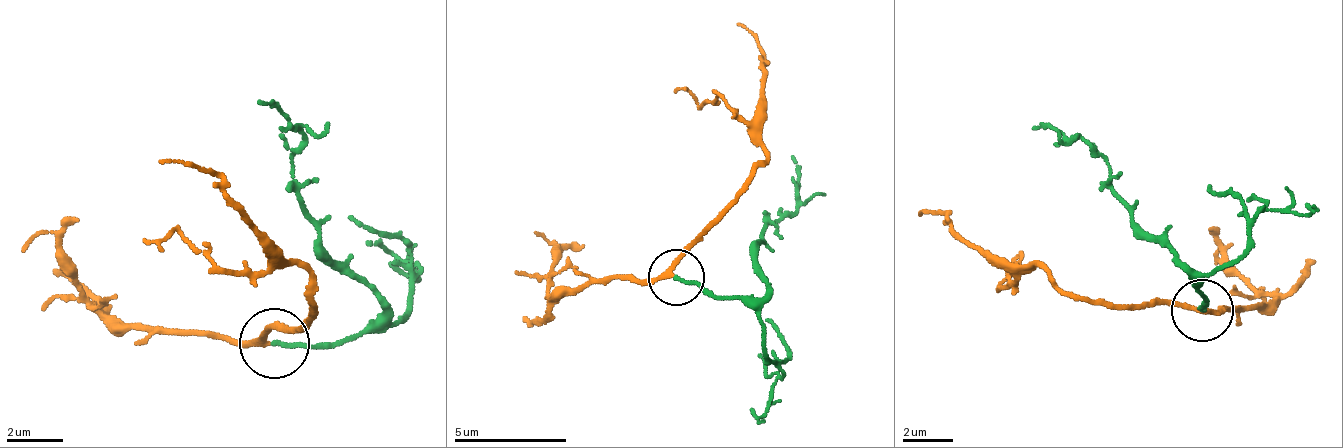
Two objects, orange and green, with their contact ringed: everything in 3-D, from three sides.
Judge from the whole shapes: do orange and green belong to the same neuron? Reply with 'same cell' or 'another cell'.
same cell

